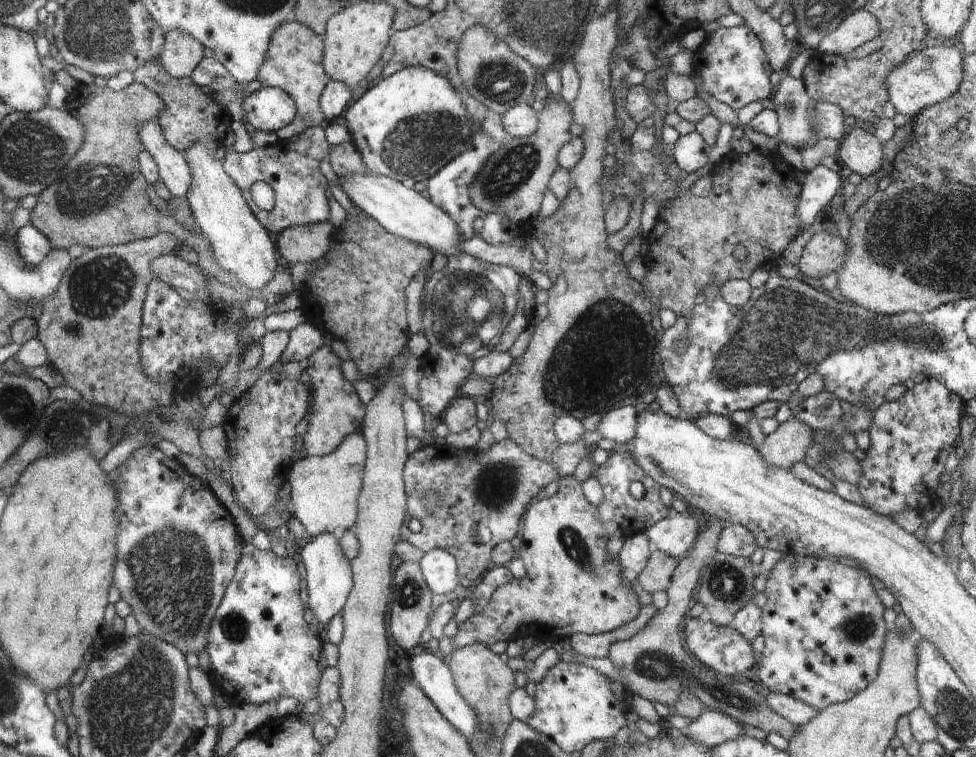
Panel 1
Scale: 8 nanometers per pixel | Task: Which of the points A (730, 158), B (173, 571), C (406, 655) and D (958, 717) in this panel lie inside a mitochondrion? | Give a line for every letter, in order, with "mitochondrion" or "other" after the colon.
A: other
B: mitochondrion
C: other
D: mitochondrion

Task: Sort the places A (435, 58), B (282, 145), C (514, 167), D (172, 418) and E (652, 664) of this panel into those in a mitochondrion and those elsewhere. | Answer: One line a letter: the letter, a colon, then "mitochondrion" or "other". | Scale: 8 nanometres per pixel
A: other
B: other
C: mitochondrion
D: mitochondrion
E: mitochondrion

